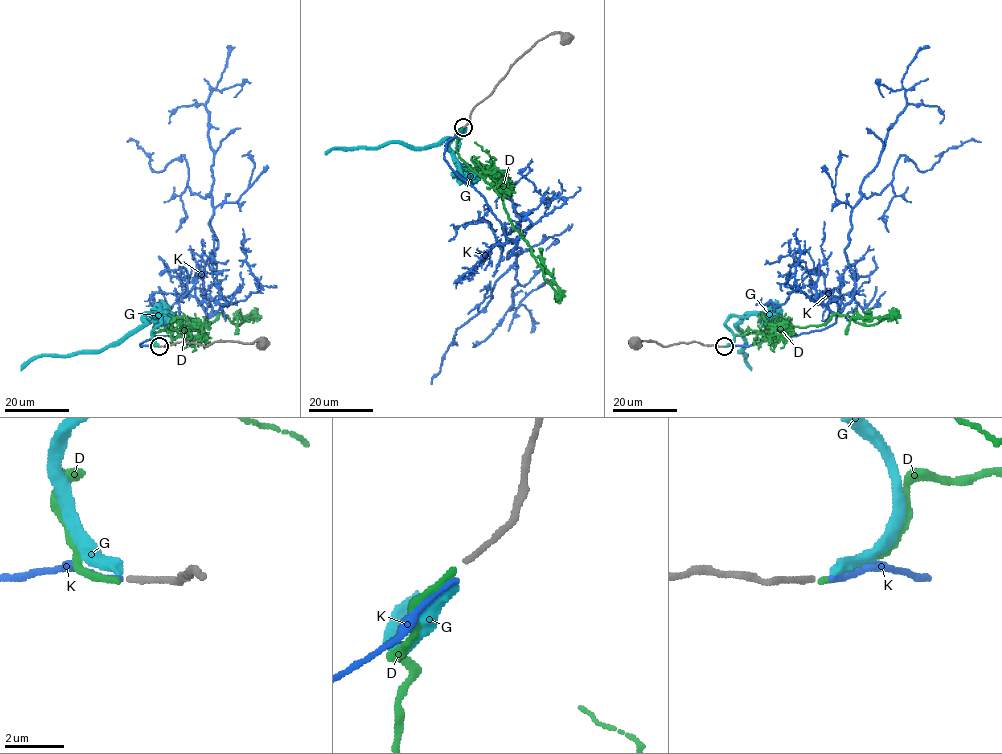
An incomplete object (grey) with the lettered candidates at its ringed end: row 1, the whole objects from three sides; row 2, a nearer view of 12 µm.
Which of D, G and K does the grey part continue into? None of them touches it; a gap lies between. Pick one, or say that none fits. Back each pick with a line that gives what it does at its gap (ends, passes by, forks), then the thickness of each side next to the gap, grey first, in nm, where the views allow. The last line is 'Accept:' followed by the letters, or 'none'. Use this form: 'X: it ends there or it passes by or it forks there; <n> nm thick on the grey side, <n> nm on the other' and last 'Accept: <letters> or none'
Accept: none

